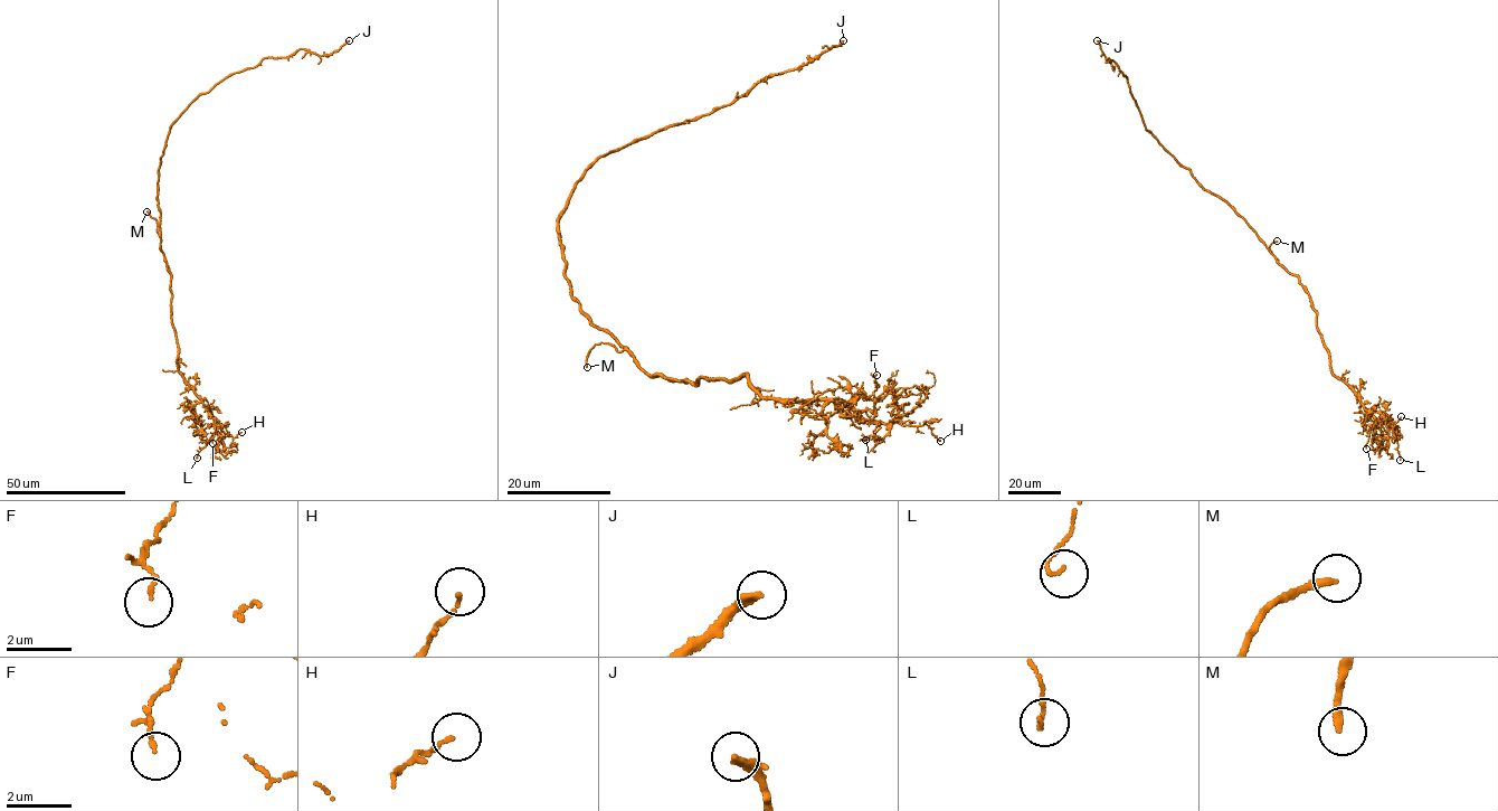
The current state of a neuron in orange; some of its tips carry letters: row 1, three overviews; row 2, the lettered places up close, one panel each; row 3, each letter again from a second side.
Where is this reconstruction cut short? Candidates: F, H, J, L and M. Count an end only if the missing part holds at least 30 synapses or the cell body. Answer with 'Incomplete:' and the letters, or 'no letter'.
Incomplete: J, M

